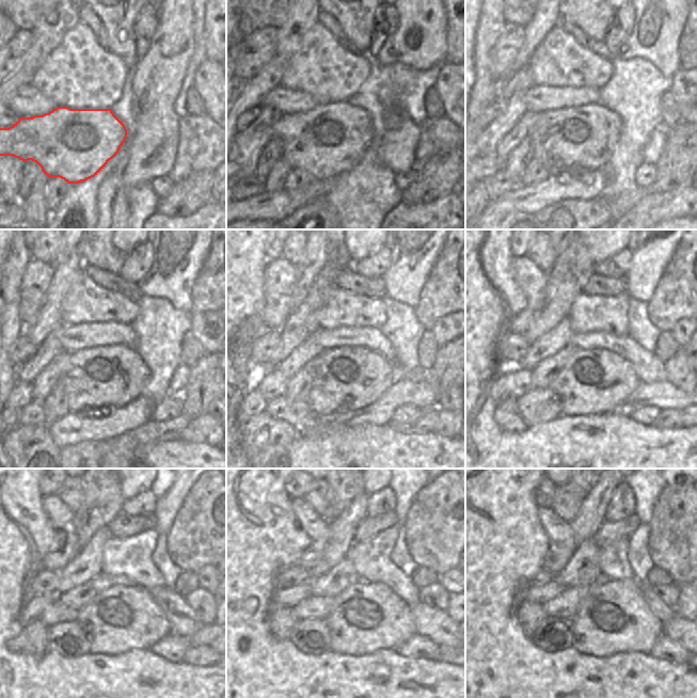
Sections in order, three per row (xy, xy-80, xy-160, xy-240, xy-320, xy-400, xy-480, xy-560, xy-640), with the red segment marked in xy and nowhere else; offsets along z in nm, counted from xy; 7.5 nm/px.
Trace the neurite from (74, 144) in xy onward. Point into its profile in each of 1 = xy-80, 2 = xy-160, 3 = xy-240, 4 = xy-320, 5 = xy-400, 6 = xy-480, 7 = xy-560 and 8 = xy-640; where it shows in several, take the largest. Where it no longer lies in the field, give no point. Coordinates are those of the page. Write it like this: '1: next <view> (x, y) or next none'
1: next xy-80 (331, 139)
2: next xy-160 (583, 138)
3: next xy-240 (100, 378)
4: next xy-320 (349, 378)
5: next xy-400 (596, 381)
6: next xy-480 (119, 619)
7: next xy-560 (366, 617)
8: next xy-640 (613, 617)

